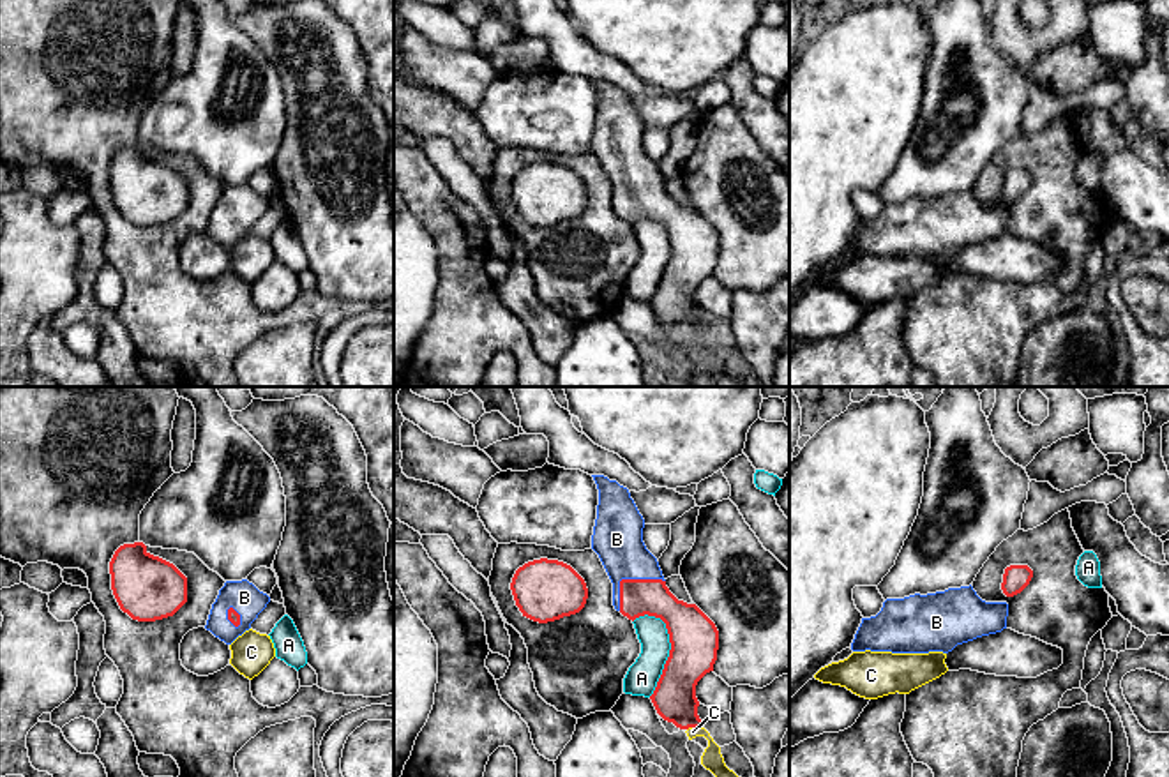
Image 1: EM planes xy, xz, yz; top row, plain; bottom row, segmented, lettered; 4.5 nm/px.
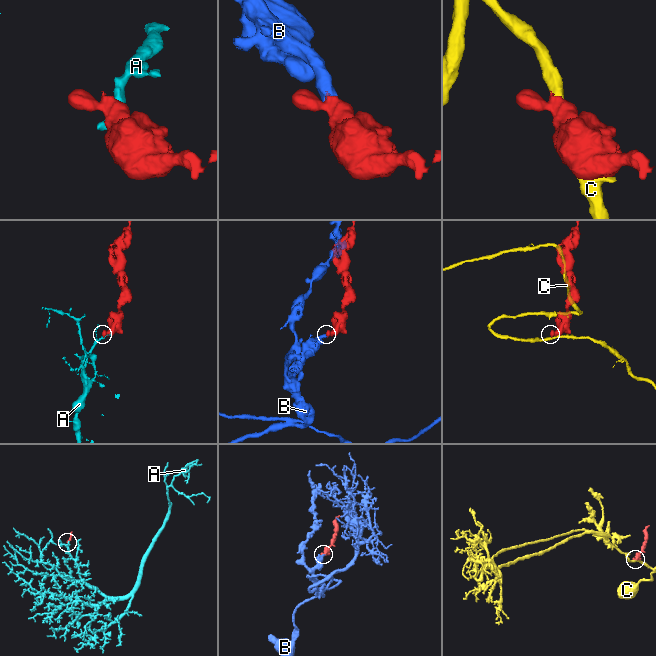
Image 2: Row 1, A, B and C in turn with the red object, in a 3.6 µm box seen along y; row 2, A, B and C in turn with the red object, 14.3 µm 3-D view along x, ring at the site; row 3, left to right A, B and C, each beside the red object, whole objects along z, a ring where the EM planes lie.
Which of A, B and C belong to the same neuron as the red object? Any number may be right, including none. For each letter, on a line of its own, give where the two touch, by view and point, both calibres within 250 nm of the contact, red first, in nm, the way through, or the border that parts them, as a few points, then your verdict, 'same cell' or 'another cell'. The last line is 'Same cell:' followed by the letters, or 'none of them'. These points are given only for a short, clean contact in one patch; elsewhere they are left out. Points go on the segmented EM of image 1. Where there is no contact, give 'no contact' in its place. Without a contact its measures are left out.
A: xz (670, 650) | 220/150 nm | another cell
B: xz (627, 580) | 170/220 nm | across xz (638, 597), (638, 590), (627, 580), (627, 560), (617, 539) | same cell
C: xz (693, 726) | 190/100 nm | another cell
Same cell: B

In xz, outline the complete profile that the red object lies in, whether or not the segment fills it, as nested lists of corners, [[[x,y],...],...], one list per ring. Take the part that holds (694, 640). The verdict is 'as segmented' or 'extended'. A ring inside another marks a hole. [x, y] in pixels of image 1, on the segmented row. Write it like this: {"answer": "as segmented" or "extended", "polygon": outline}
{"answer": "extended", "polygon": [[[592,475],[599,489],[592,549],[611,583],[613,606],[629,620],[655,616],[666,623],[669,657],[650,696],[657,713],[680,729],[701,728],[698,682],[717,660],[719,630],[696,606],[678,600],[643,542],[645,519],[627,487]]]}

